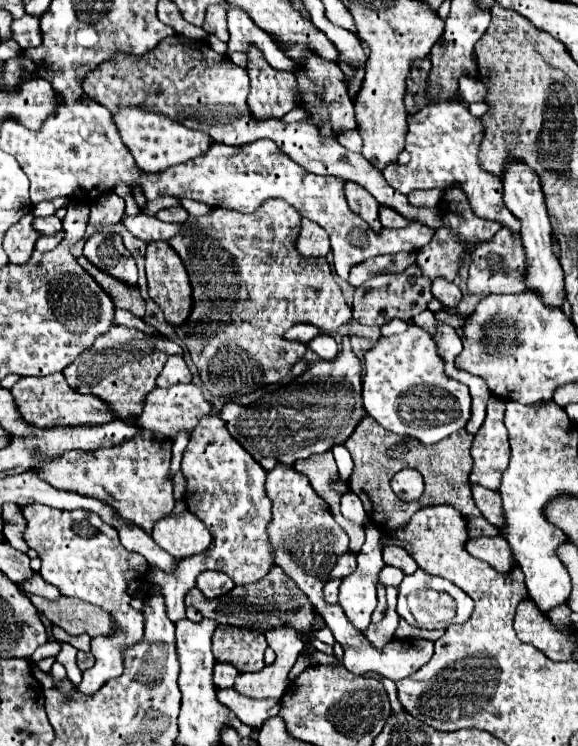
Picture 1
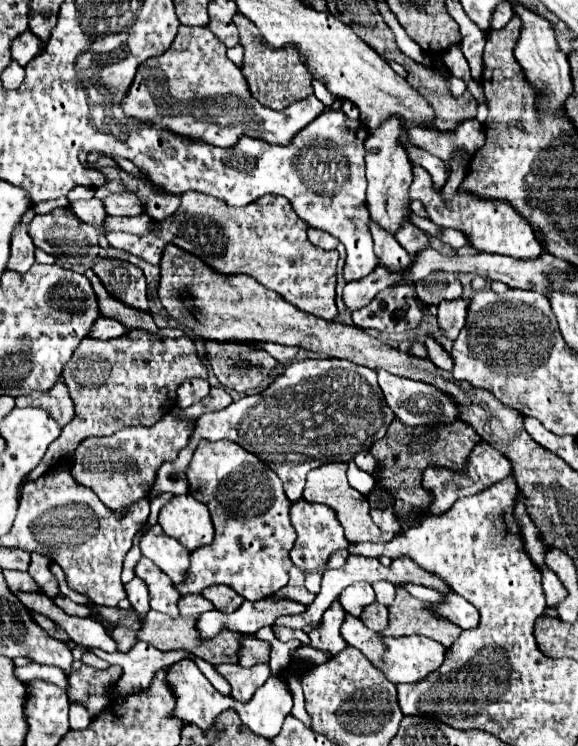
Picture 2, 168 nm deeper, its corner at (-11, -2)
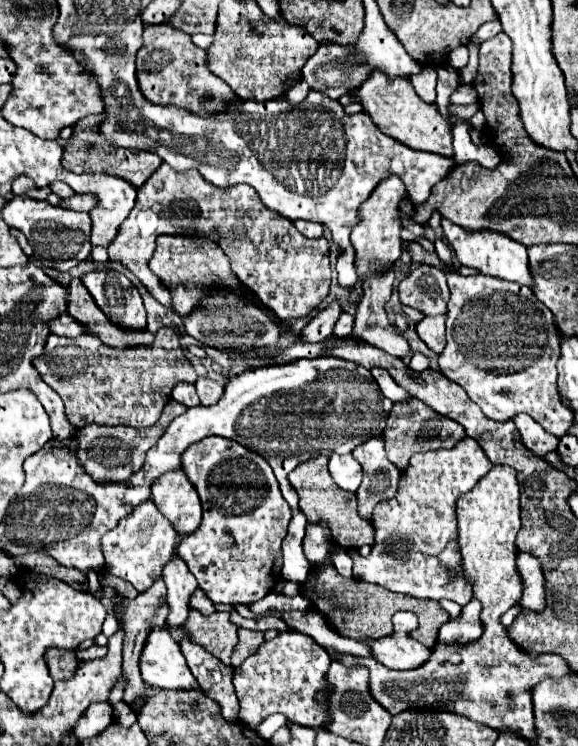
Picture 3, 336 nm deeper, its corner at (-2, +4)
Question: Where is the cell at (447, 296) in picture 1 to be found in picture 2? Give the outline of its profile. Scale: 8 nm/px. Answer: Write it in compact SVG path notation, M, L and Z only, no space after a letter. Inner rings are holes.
M459 298L459 300L443 300L439 304L439 326L445 330L445 334L455 340L459 330L465 326L465 318L467 318L467 300Z

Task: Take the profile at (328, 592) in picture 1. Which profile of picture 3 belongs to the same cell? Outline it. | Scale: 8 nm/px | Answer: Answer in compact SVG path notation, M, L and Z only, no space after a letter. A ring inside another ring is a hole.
M288 630L288 632L280 632L274 640L268 640L260 646L258 654L252 654L250 658L246 658L236 670L234 670L234 688L236 688L236 696L240 700L240 722L246 724L248 728L256 730L256 726L270 714L280 712L286 716L288 726L292 724L300 724L300 726L308 726L308 728L324 728L332 718L328 714L328 708L324 706L324 702L318 700L318 694L322 694L322 690L328 694L332 688L326 680L326 670L330 668L330 656L326 654L324 648L320 648L310 636L304 636L296 630Z

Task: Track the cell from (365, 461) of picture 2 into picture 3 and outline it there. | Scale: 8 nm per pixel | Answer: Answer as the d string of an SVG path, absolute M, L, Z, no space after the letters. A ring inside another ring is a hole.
M382 436L370 438L352 450L352 456L364 468L364 480L358 488L358 512L370 520L374 506L394 494L400 478L400 470L388 460Z

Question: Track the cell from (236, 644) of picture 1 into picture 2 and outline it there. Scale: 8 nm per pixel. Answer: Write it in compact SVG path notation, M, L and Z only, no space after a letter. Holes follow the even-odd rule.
M243 634L239 638L239 664L241 666L255 666L255 664L269 664L269 644L259 640L255 634Z

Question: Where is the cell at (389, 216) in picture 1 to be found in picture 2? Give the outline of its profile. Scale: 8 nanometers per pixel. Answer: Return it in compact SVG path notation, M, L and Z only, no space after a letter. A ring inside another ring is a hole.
M411 222L407 224L401 224L401 228L397 230L395 238L399 240L399 244L413 256L415 252L419 252L419 248L425 248L429 246L429 238L423 230L419 230L417 226L413 226Z

